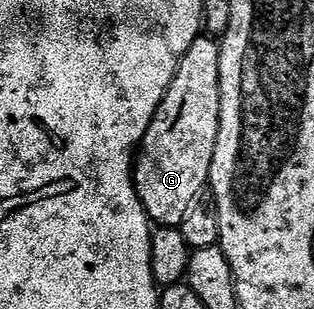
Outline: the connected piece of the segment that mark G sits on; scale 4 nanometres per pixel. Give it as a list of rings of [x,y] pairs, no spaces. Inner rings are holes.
[[[214,39],[205,40],[195,40],[179,63],[173,82],[159,104],[149,130],[143,135],[143,142],[137,149],[137,159],[133,164],[135,193],[139,195],[139,201],[143,203],[149,219],[165,228],[179,227],[181,218],[185,218],[185,210],[189,210],[189,202],[193,202],[193,197],[204,191],[208,187],[207,182],[212,179],[210,163],[213,162],[221,107],[221,86],[218,84],[219,45]]]

